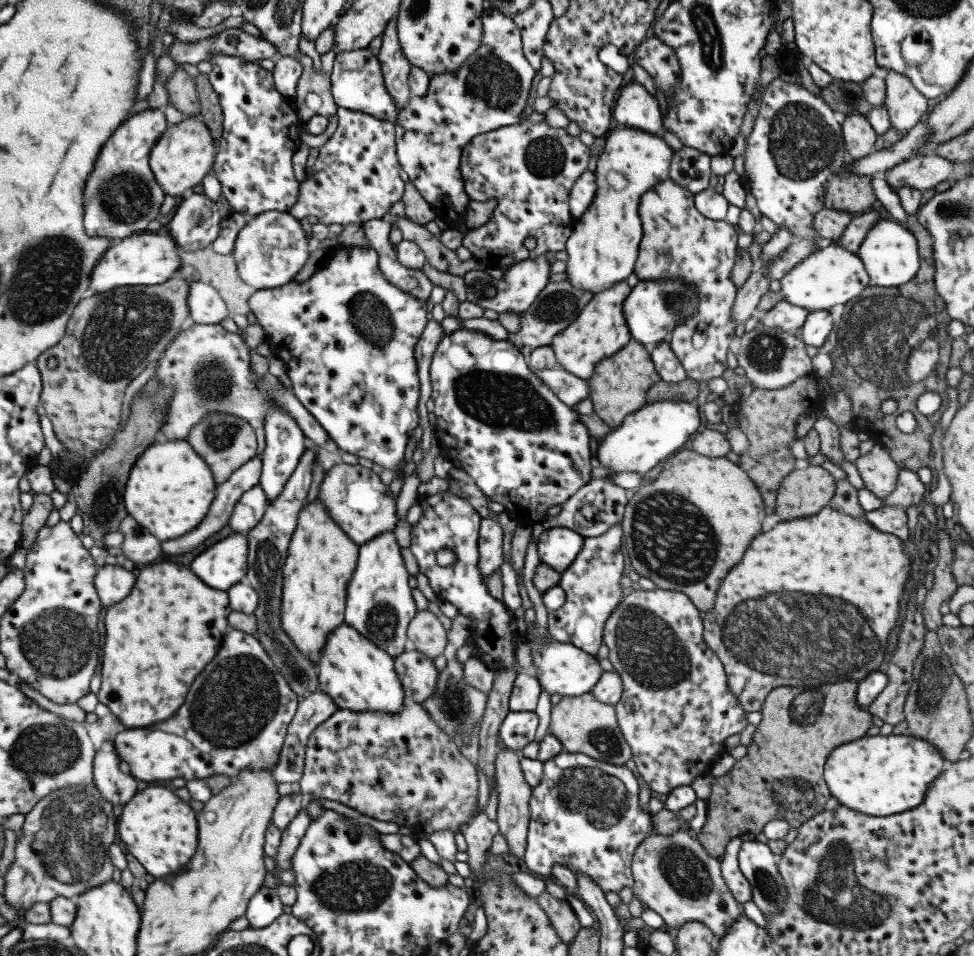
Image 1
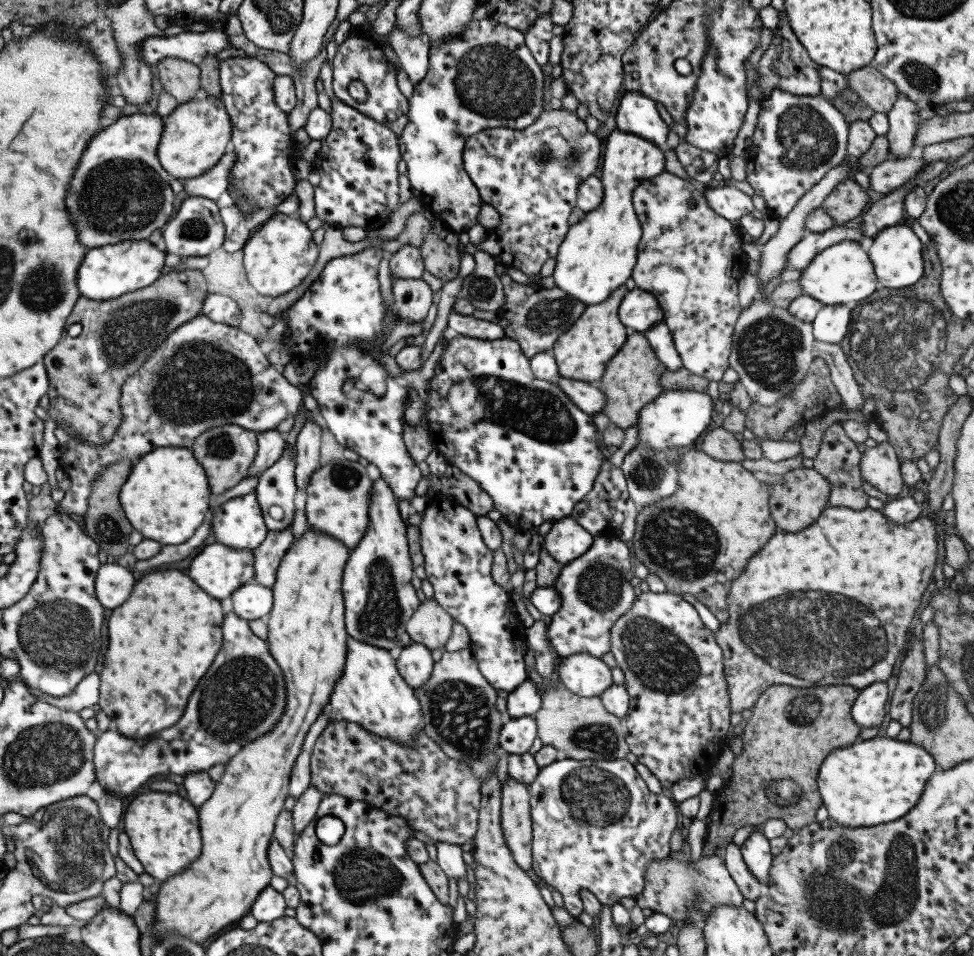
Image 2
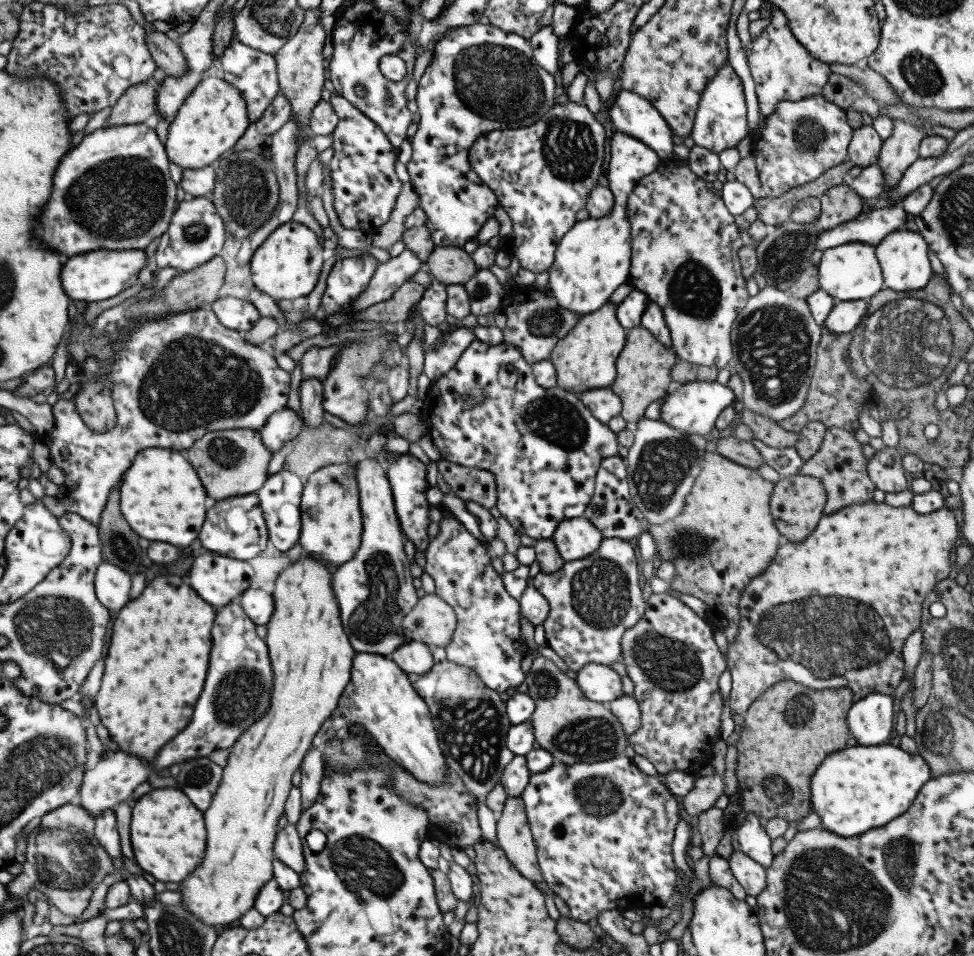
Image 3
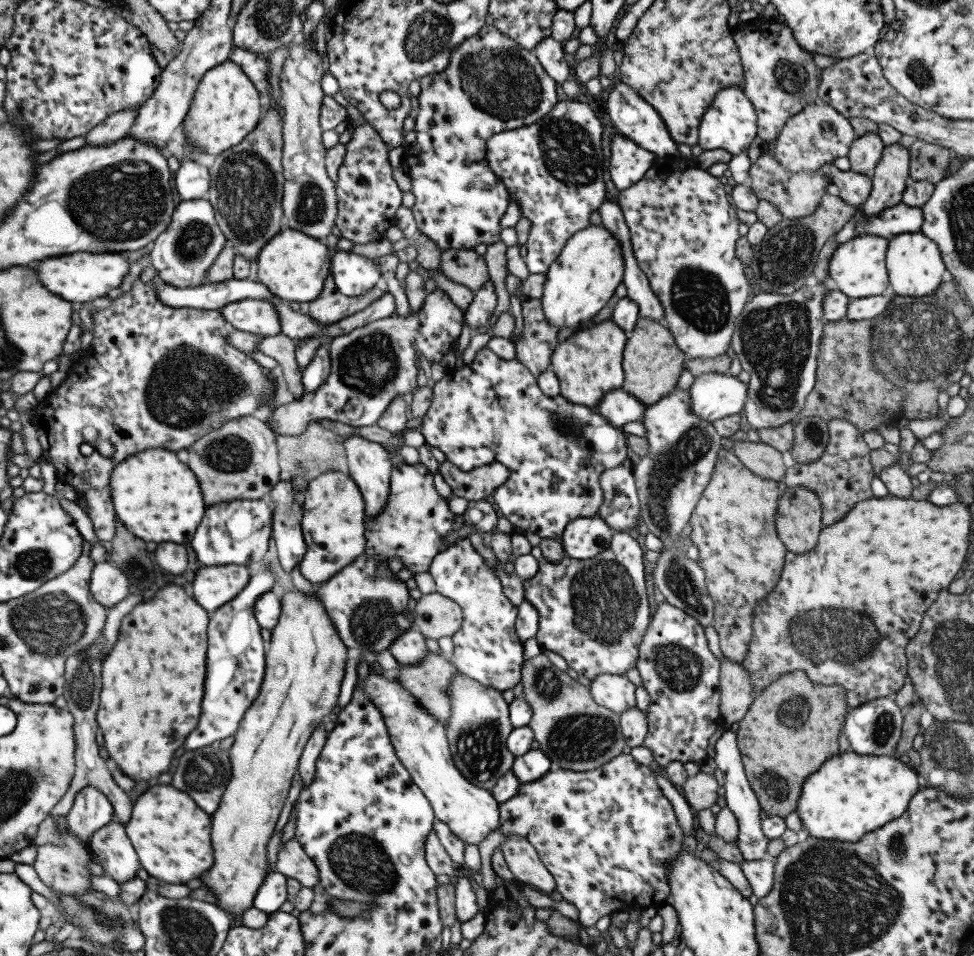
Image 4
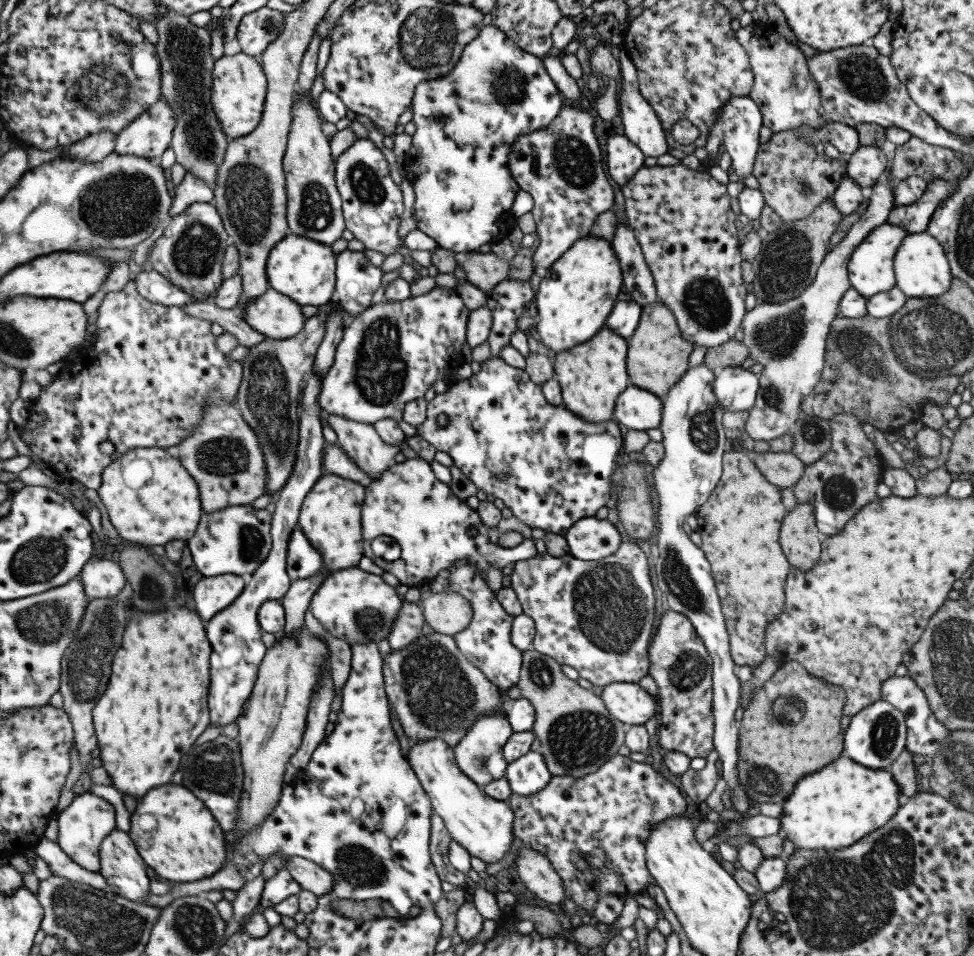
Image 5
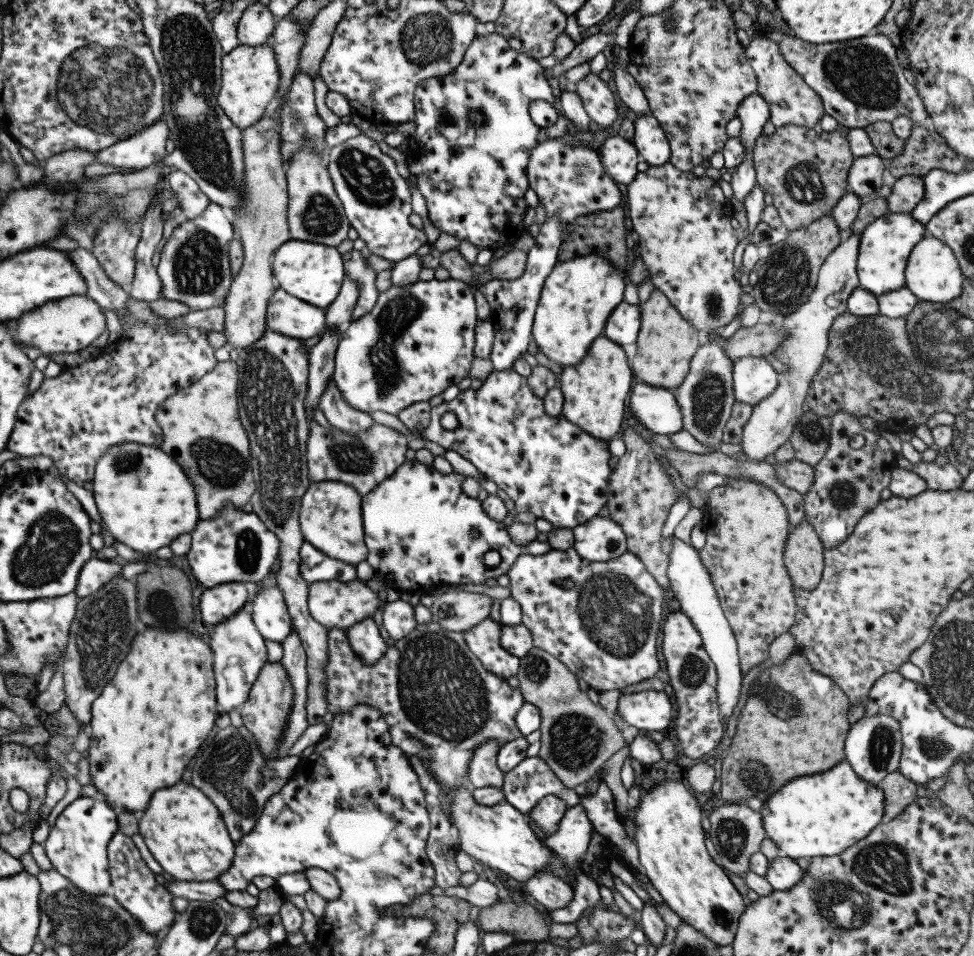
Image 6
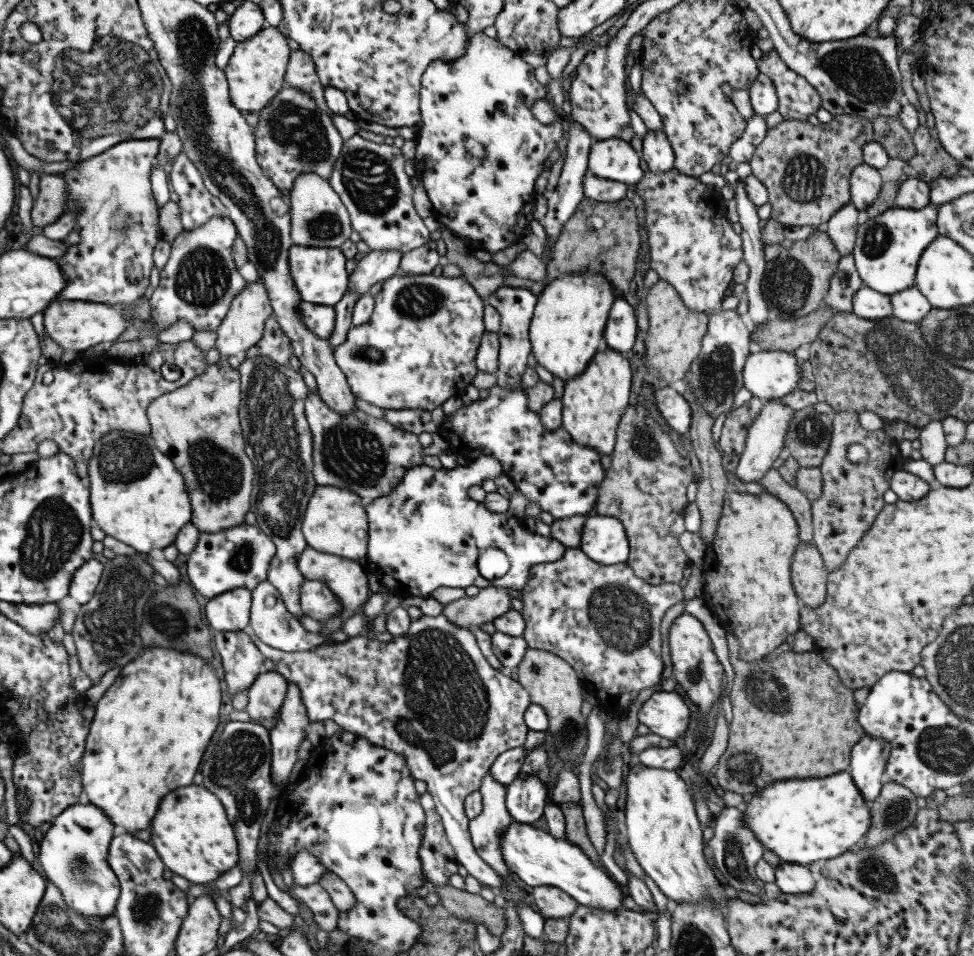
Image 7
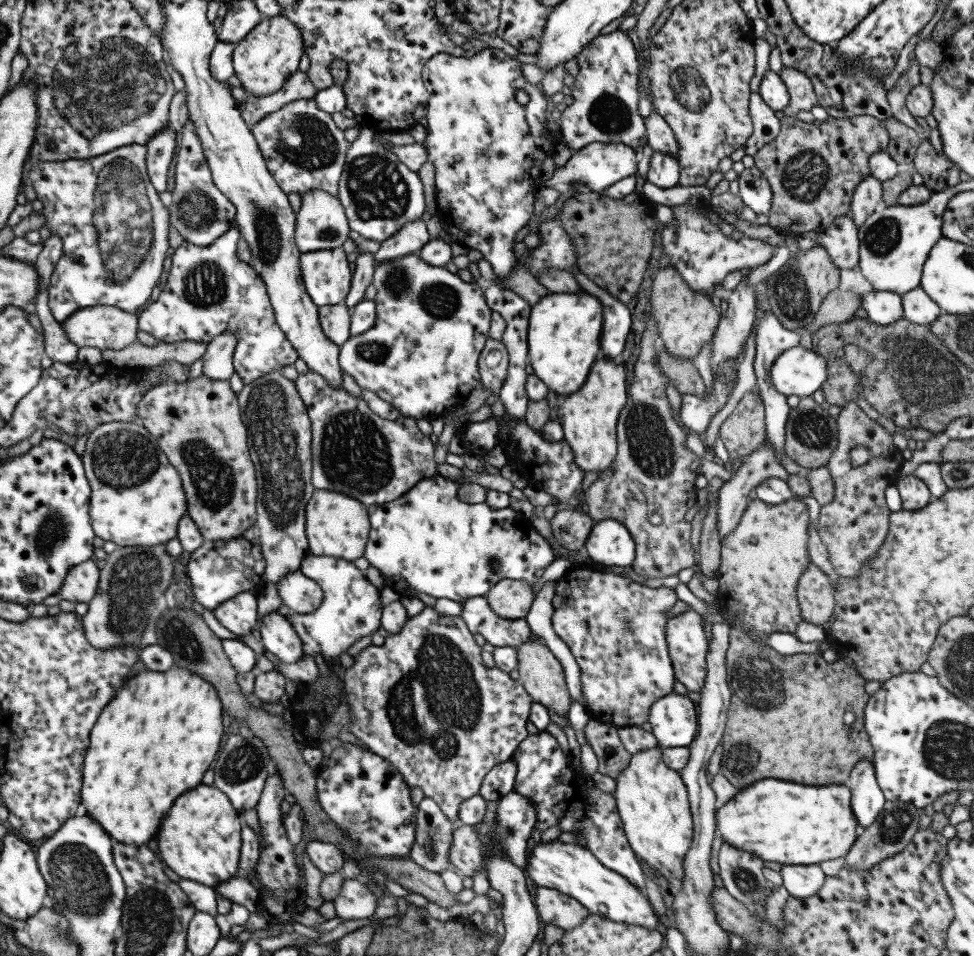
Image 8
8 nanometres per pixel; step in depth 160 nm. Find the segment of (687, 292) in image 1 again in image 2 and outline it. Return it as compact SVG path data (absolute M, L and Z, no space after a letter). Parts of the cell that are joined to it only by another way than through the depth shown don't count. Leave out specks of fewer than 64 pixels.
M634 287L625 293L618 306L618 318L634 332L647 332L662 321L663 315L656 298L644 290Z

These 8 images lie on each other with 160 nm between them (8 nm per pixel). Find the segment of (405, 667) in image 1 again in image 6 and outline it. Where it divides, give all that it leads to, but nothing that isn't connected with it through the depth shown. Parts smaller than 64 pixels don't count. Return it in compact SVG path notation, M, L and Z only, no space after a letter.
M401 599L385 603L382 608L383 622L381 622L385 638L389 637L394 641L400 640L415 629L413 608L414 606Z

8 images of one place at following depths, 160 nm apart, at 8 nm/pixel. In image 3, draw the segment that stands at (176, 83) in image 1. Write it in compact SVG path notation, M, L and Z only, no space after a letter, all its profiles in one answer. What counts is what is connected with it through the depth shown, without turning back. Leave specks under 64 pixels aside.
M145 31L146 45L154 64L166 76L182 76L186 71L186 60L177 41L171 40L161 32Z

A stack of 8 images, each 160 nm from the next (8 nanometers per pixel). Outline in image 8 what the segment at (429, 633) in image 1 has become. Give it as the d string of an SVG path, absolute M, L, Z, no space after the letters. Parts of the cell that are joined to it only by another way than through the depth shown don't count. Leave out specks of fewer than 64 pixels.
M522 580L497 581L484 596L486 604L501 618L513 620L525 618L534 599L531 587L531 584Z

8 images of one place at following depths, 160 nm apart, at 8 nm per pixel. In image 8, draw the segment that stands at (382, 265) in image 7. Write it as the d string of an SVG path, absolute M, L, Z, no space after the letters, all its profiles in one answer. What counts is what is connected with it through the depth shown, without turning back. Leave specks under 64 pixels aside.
M420 218L412 220L404 224L393 236L380 242L378 250L372 254L375 266L414 251L418 252L428 240L429 235L423 221Z

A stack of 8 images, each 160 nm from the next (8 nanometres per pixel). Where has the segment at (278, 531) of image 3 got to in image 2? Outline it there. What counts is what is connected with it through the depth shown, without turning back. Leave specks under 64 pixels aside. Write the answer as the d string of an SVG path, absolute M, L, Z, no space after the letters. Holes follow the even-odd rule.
M285 442L285 448L279 458L268 469L259 474L253 492L259 503L262 519L267 529L278 531L285 527L290 528L295 491L294 460L291 459L291 453L289 453ZM271 506L281 508L283 516L280 520L274 520L267 513Z

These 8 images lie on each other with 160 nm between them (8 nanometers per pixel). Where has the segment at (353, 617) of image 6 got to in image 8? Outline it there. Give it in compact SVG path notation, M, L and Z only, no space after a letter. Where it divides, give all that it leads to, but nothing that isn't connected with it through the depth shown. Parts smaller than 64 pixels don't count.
M299 570L283 576L275 586L282 604L296 614L310 614L322 601L321 587Z

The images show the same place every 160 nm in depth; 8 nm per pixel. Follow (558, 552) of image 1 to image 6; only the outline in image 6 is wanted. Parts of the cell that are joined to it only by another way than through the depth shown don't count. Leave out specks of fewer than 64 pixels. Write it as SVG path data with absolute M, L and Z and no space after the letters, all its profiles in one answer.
M593 517L574 526L572 547L583 560L605 562L626 551L626 538L621 527L606 517Z

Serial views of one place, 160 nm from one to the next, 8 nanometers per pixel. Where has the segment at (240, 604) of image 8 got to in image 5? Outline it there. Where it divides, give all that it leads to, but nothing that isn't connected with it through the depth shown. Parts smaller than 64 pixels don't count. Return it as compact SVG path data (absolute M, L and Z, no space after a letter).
M236 574L201 577L193 586L195 611L199 618L209 621L225 610L239 596L245 584Z

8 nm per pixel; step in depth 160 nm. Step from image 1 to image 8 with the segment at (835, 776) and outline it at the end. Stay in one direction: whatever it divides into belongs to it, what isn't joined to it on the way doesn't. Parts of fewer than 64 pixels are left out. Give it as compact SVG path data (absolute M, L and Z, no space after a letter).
M763 778L737 792L715 811L722 842L759 856L763 862L811 865L845 856L855 842L859 826L850 807L850 790L844 783L801 786Z

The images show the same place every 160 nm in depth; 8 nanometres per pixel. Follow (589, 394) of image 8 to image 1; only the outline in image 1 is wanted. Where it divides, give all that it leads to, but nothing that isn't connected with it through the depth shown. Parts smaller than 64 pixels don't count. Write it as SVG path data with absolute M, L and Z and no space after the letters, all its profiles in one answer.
M622 281L610 286L607 290L593 293L591 300L580 310L575 320L553 336L549 345L559 368L577 378L587 380L597 361L615 354L629 342L630 332L622 315L622 302L629 291L627 283Z

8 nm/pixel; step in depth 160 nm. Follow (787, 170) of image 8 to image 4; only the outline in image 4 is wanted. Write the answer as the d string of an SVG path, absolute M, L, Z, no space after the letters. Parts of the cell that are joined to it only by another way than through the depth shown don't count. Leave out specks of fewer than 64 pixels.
M767 142L759 158L751 163L749 168L749 187L758 200L769 202L769 204L781 214L782 218L791 221L793 219L809 216L817 209L823 194L826 193L827 184L829 184L827 176L825 176L822 171L823 169L817 169L817 171L811 171L811 173L789 173L785 171L785 169L775 161L775 157L773 157L773 142Z

